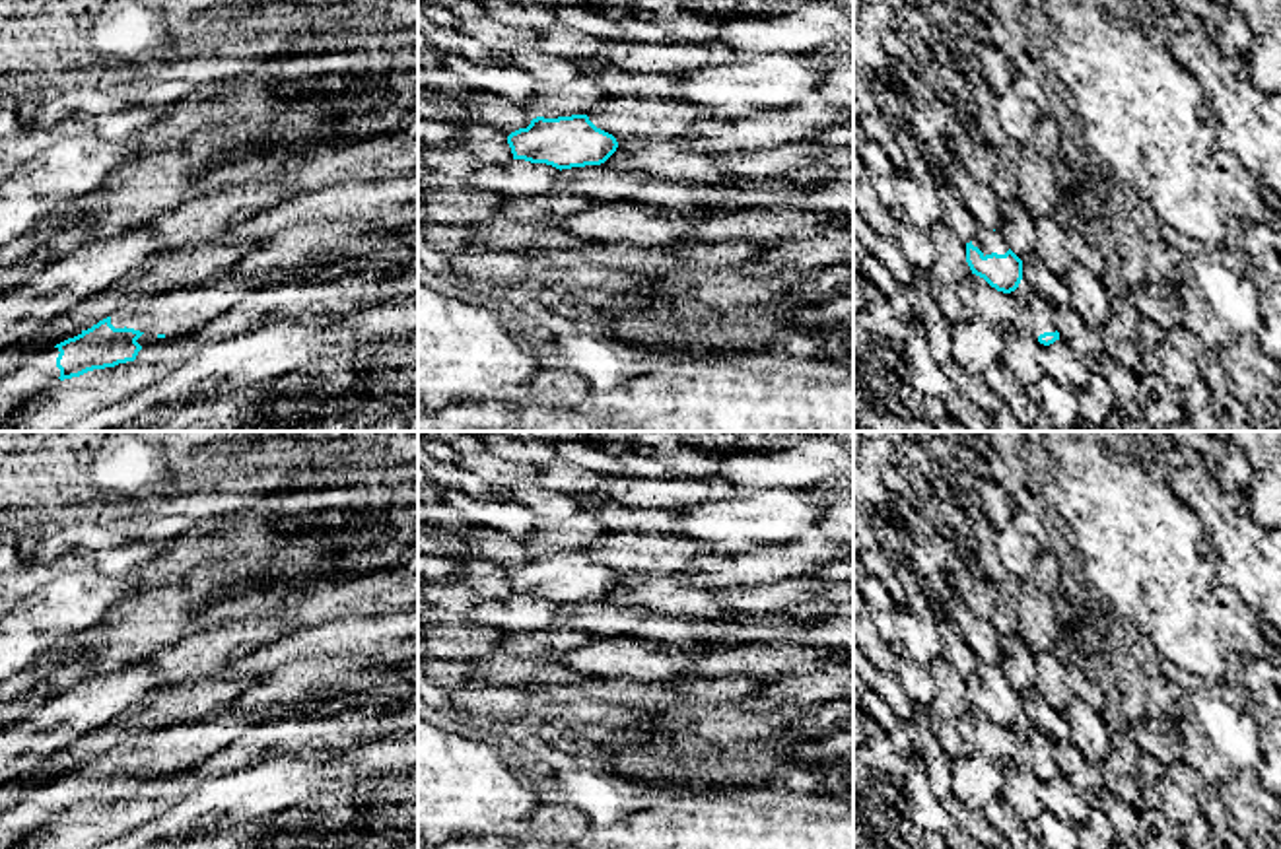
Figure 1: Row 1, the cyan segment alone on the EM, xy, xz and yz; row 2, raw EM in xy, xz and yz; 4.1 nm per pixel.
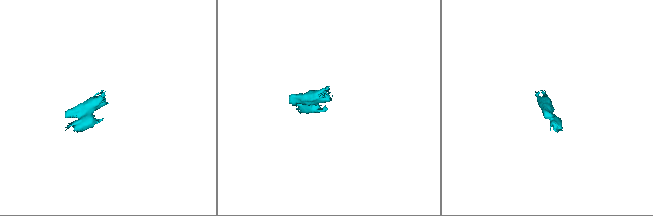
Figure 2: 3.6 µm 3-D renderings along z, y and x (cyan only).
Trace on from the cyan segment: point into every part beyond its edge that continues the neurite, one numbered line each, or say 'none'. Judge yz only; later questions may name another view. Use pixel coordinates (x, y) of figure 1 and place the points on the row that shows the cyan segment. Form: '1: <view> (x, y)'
1: yz (988, 241)

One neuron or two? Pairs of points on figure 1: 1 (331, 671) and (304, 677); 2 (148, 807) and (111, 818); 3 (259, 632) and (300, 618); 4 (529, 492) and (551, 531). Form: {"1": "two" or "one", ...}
{"1": "one", "2": "one", "3": "two", "4": "two"}

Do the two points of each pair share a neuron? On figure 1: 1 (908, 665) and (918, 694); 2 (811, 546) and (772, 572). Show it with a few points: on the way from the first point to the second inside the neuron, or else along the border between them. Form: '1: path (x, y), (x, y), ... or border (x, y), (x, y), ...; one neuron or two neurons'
1: path (910, 673), (918, 686); one neuron
2: path (801, 554), (782, 562); one neuron

